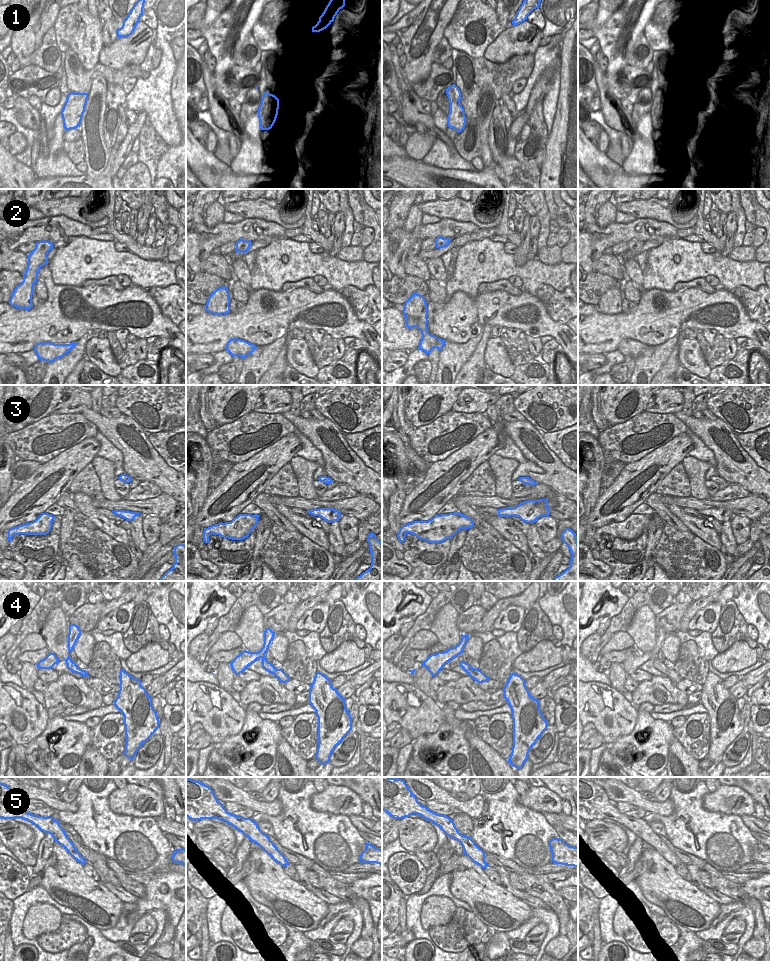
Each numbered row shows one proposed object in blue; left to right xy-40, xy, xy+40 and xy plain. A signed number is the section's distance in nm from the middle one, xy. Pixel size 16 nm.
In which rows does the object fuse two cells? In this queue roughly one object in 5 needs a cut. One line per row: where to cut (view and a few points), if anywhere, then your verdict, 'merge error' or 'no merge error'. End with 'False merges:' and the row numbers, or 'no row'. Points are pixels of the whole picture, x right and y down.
1: no cut | no merge error
2: no cut | no merge error
3: no cut | no merge error
4: no cut | no merge error
5: no cut | no merge error
False merges: no row

